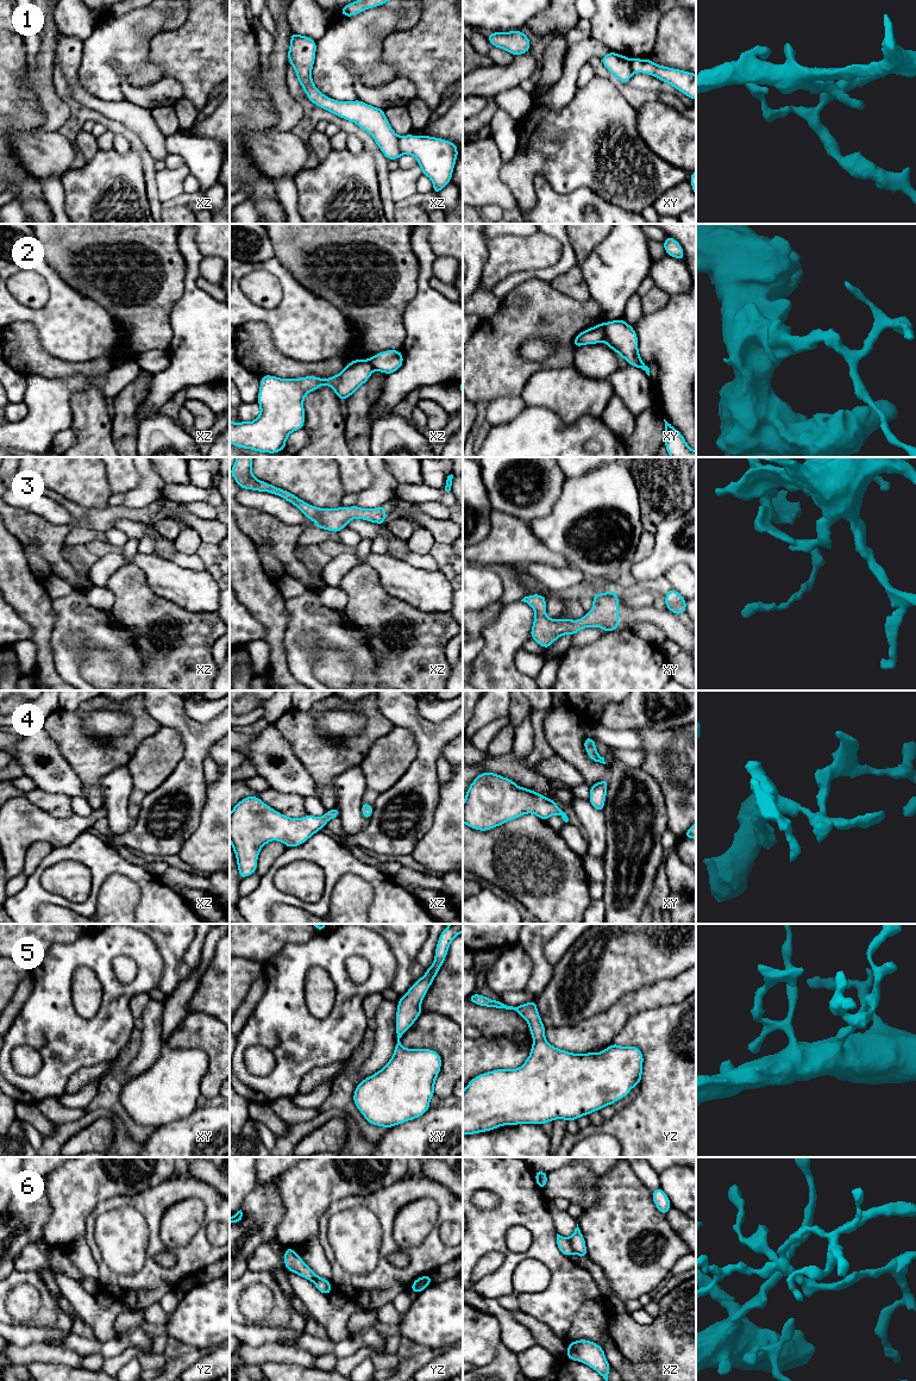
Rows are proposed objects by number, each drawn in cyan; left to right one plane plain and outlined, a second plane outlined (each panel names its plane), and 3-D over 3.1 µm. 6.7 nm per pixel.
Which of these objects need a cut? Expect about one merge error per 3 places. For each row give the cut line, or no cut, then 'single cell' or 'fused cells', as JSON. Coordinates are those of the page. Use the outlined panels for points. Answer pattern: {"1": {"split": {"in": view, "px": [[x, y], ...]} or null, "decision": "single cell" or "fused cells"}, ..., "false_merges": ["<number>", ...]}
{"1": {"split": {"in": "xz", "px": [[399, 137], [399, 150], [402, 154]]}, "decision": "fused cells"}, "2": {"split": {"in": "xy", "px": [[604, 324], [604, 338], [602, 341]]}, "decision": "fused cells"}, "3": {"split": null, "decision": "single cell"}, "4": {"split": null, "decision": "single cell"}, "5": {"split": null, "decision": "single cell"}, "6": {"split": {"in": "xz", "px": [[568, 1239], [573, 1251]]}, "decision": "fused cells"}, "false_merges": ["1", "2", "6"]}

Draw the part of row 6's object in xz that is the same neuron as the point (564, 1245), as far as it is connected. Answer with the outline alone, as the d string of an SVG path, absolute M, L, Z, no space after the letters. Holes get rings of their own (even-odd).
M557 1233L557 1246L560 1250L560 1252L567 1257L570 1257L573 1252L570 1241L558 1233Z

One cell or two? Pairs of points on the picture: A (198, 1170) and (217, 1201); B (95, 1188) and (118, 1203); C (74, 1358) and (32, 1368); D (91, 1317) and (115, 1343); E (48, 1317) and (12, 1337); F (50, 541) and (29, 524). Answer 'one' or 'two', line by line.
A: two
B: two
C: two
D: two
E: two
F: one

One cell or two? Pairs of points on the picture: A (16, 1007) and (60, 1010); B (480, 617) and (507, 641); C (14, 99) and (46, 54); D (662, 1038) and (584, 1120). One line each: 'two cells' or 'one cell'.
A: two cells
B: two cells
C: two cells
D: two cells

